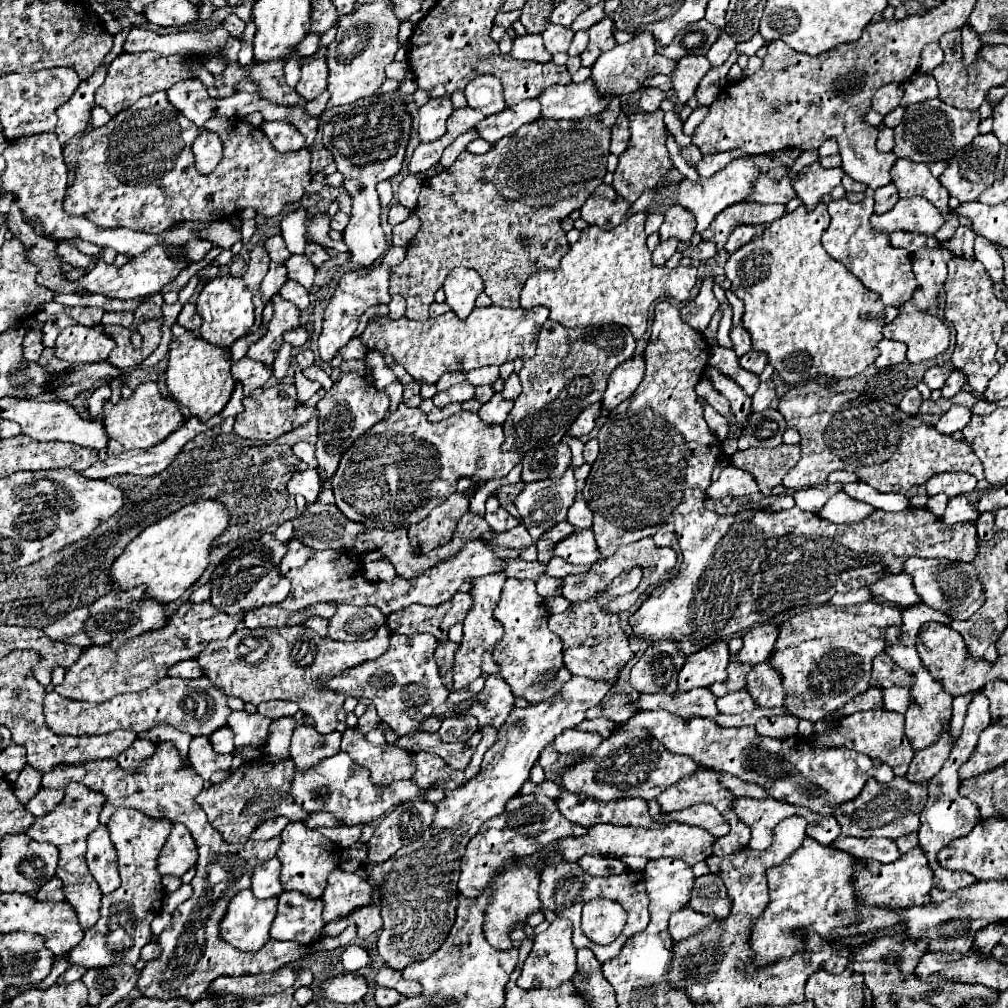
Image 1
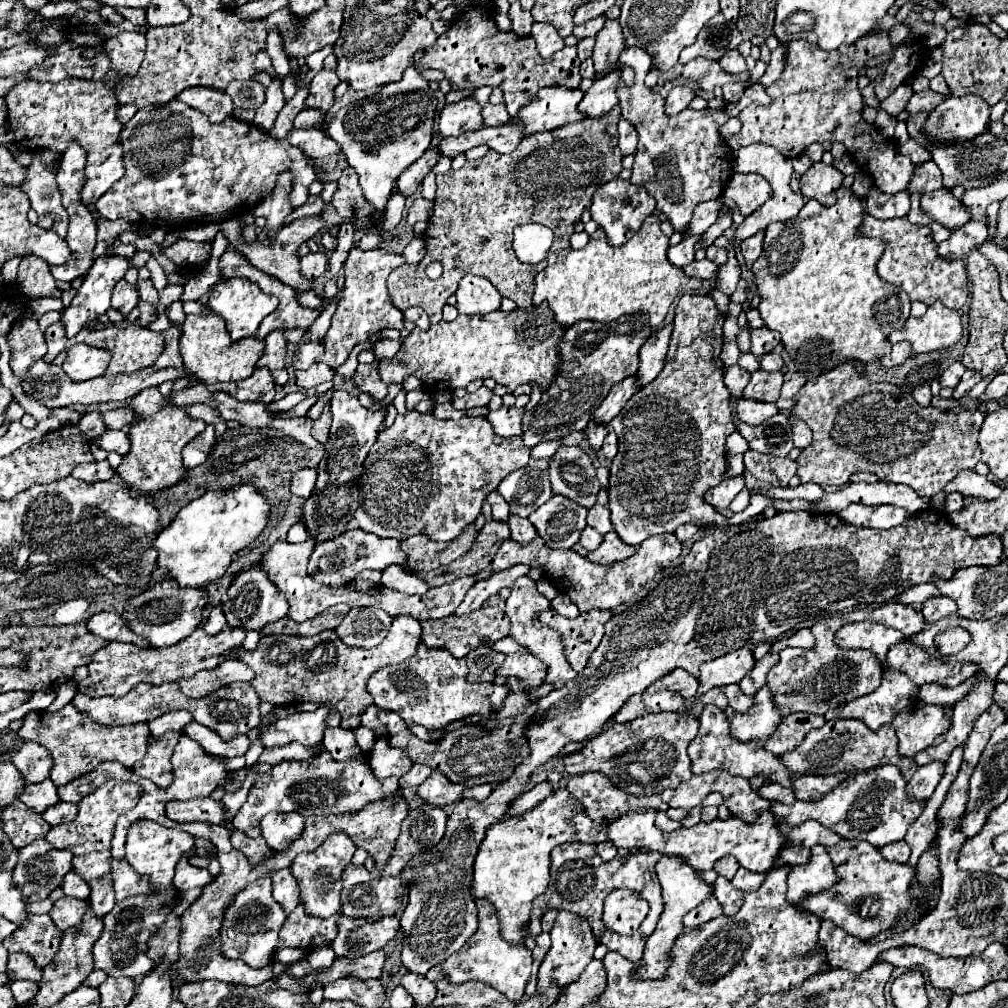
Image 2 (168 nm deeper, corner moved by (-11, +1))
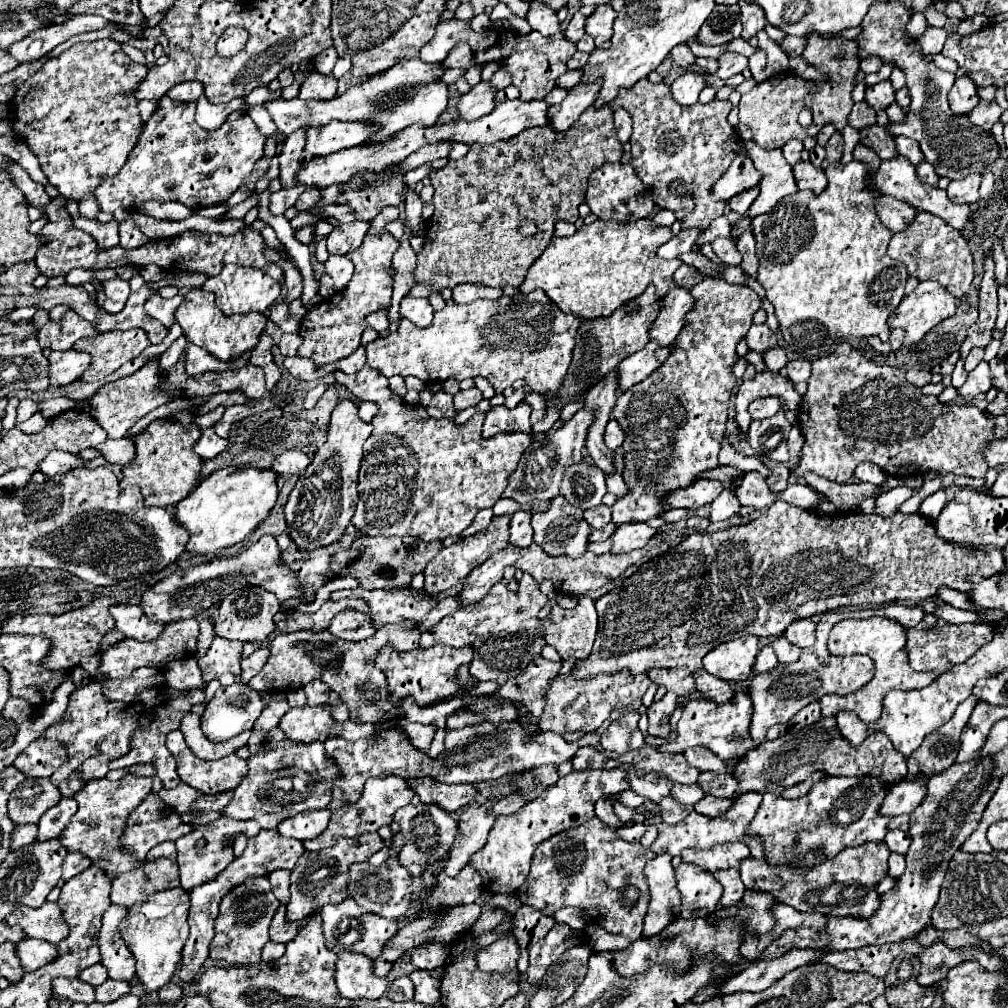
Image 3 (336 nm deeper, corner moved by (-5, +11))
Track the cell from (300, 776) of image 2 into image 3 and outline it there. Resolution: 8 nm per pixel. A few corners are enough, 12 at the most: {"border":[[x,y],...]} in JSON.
{"border":[[322,742],[262,746],[222,816],[276,828],[322,810]]}

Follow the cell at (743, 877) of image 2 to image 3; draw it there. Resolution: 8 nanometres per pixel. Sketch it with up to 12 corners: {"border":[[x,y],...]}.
{"border":[[884,842],[806,870],[748,856],[738,872],[800,912],[870,918]]}

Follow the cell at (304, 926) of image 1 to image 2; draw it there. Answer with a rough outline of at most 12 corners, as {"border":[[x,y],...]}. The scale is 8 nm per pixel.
{"border":[[304,904],[288,914],[278,948],[330,946],[338,934],[330,918],[308,916]]}

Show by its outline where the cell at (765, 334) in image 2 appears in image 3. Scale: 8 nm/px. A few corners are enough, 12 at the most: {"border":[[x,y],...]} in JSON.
{"border":[[766,324],[746,334],[750,350],[764,354],[776,346],[776,334]]}

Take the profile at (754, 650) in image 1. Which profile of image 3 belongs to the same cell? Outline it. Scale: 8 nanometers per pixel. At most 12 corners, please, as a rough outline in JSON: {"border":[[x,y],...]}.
{"border":[[810,618],[792,622],[786,640],[800,648],[814,644],[816,622]]}

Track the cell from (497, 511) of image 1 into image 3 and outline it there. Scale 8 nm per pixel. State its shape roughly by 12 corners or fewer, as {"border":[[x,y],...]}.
{"border":[[528,512],[512,514],[510,544],[526,548],[532,544]]}

